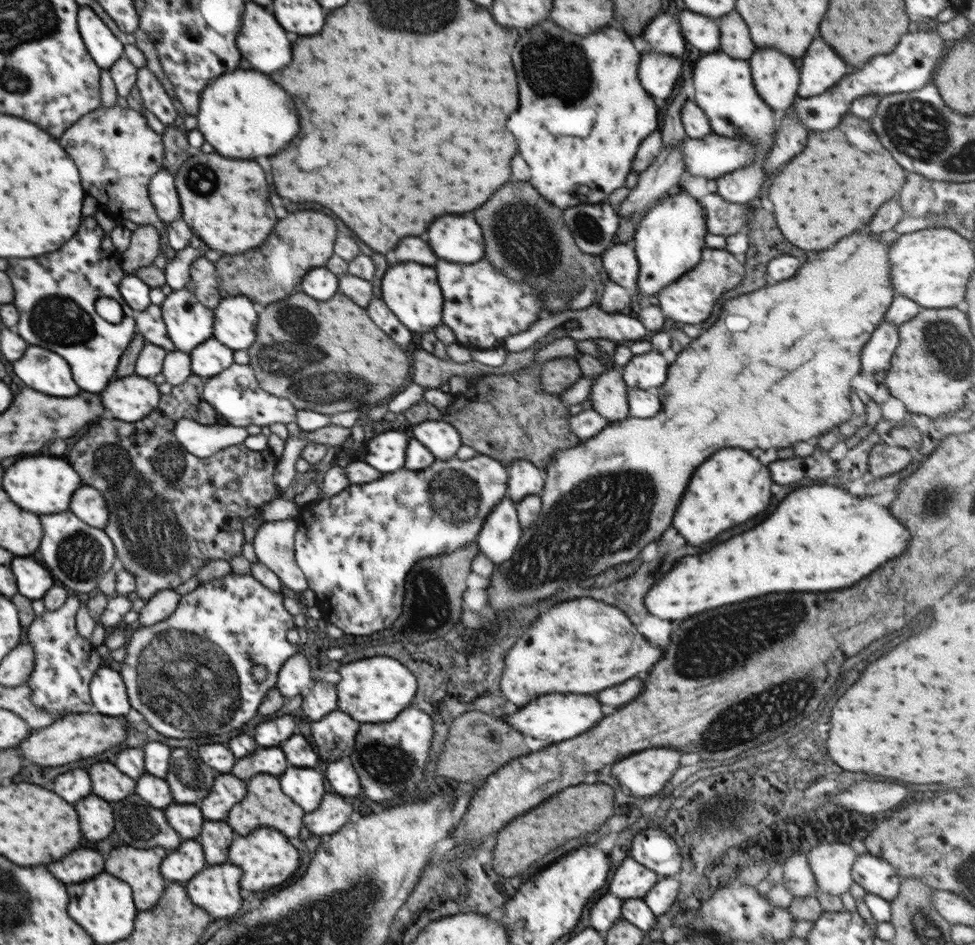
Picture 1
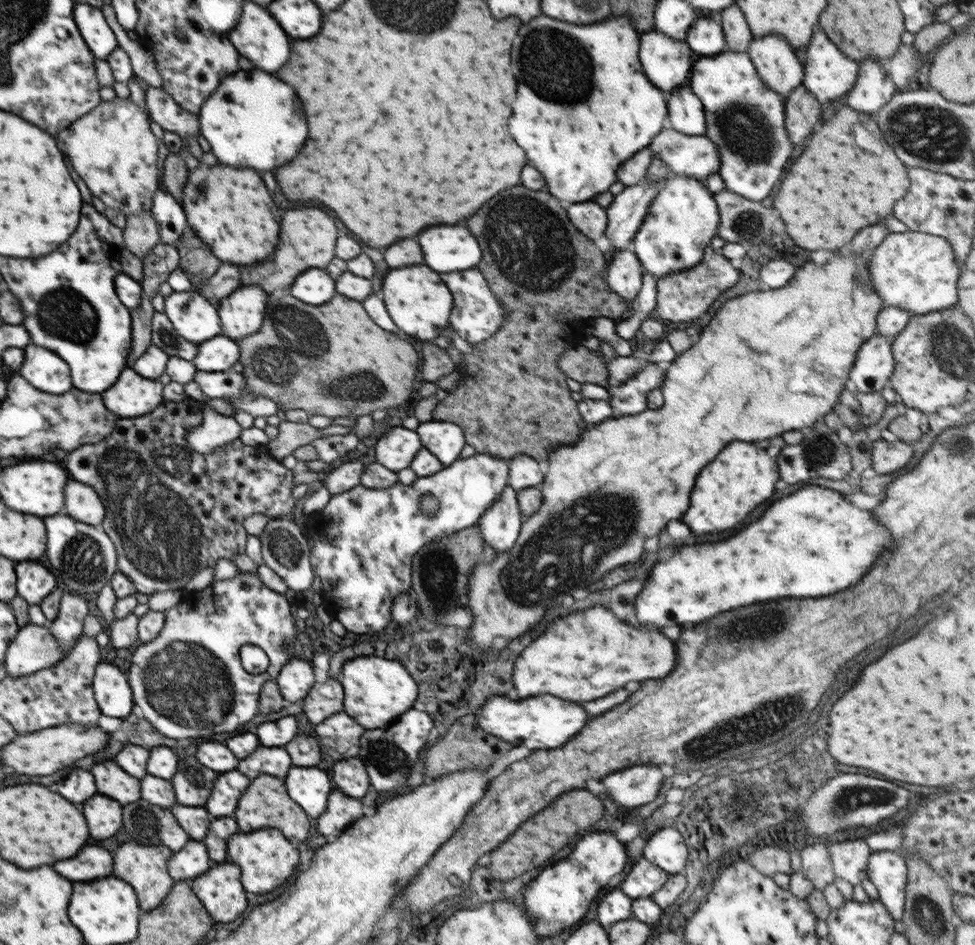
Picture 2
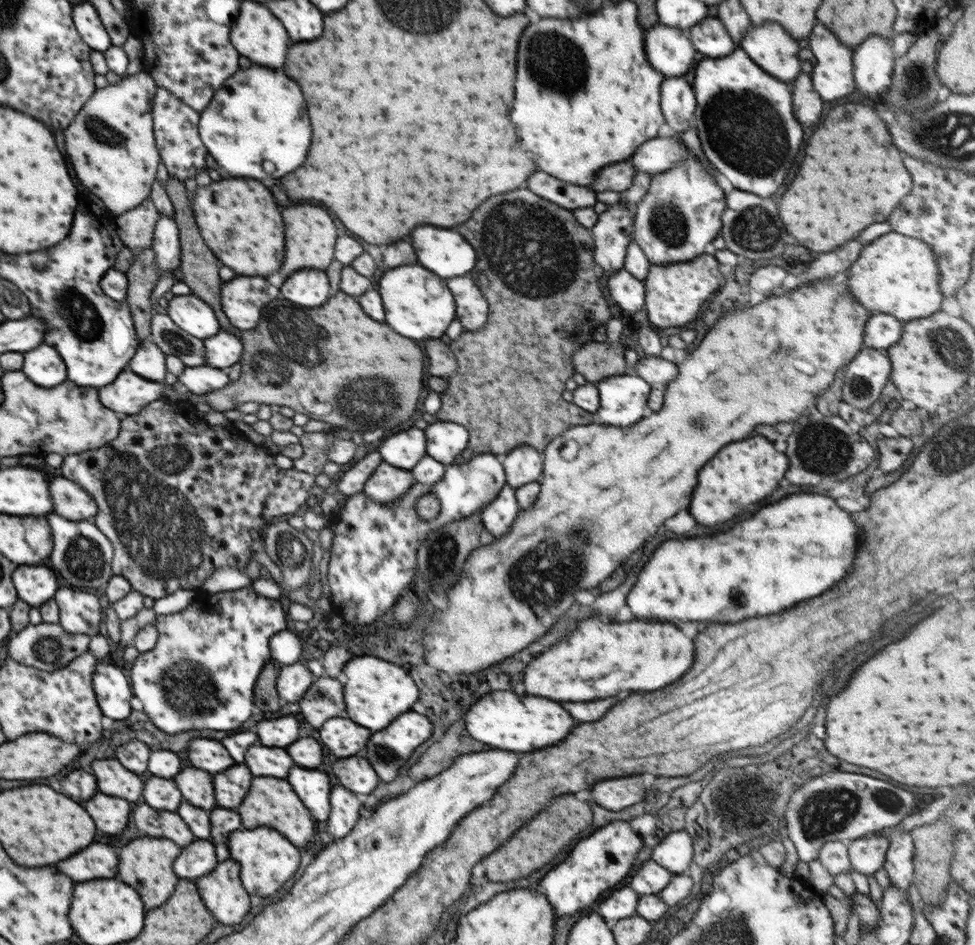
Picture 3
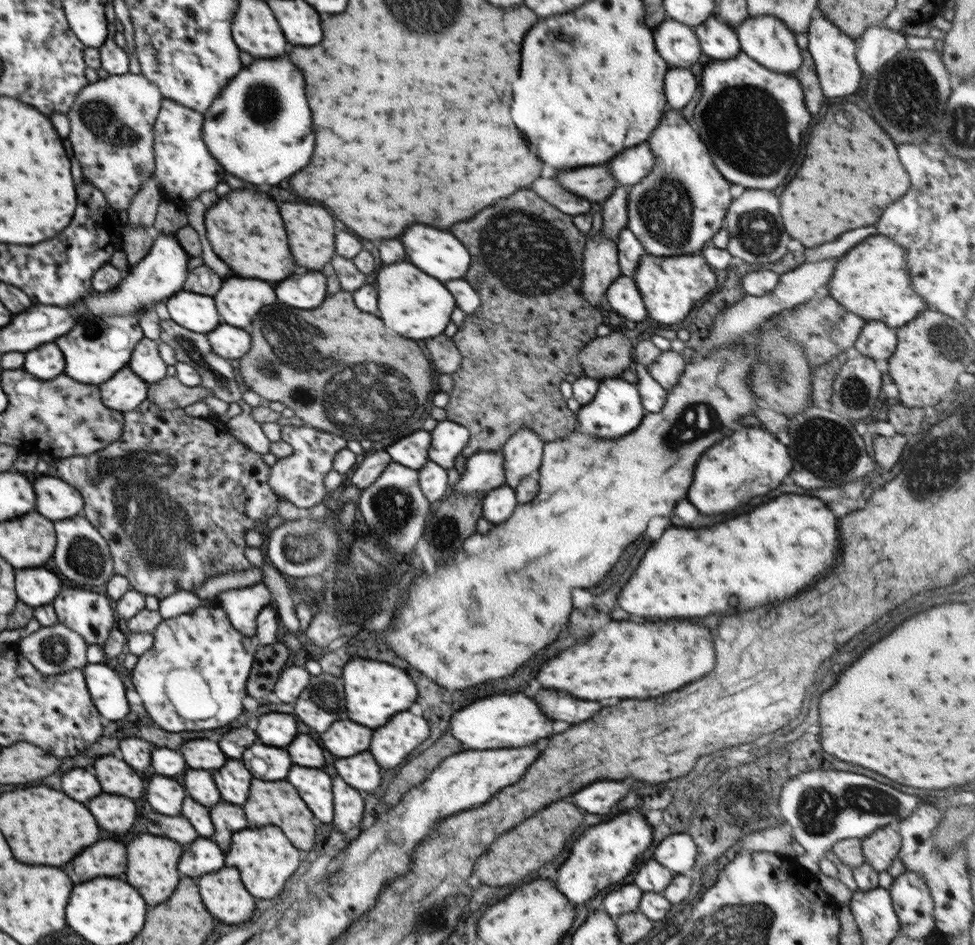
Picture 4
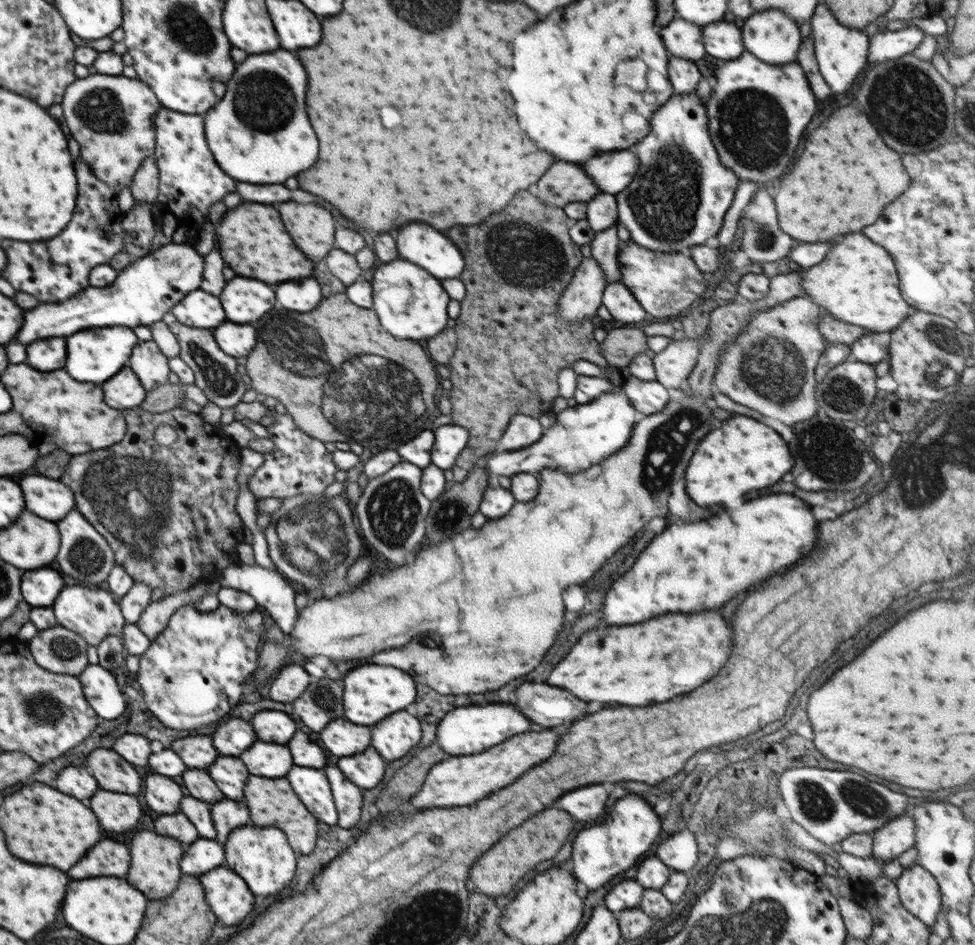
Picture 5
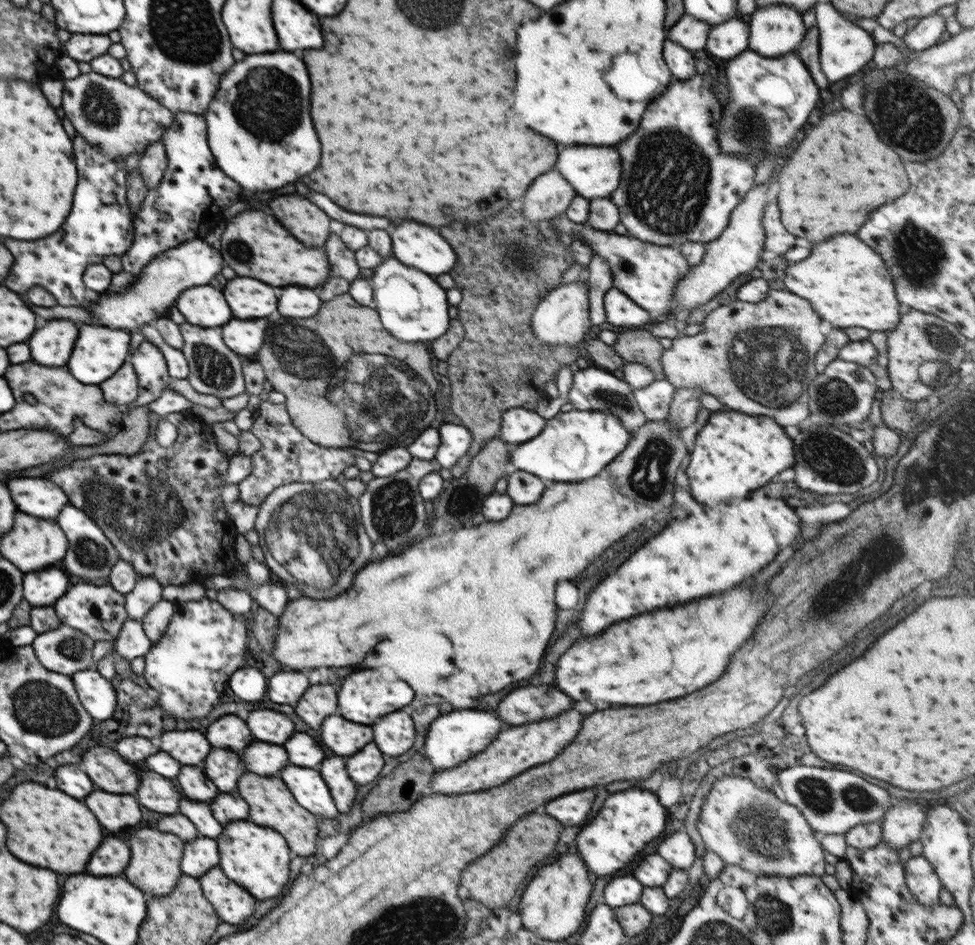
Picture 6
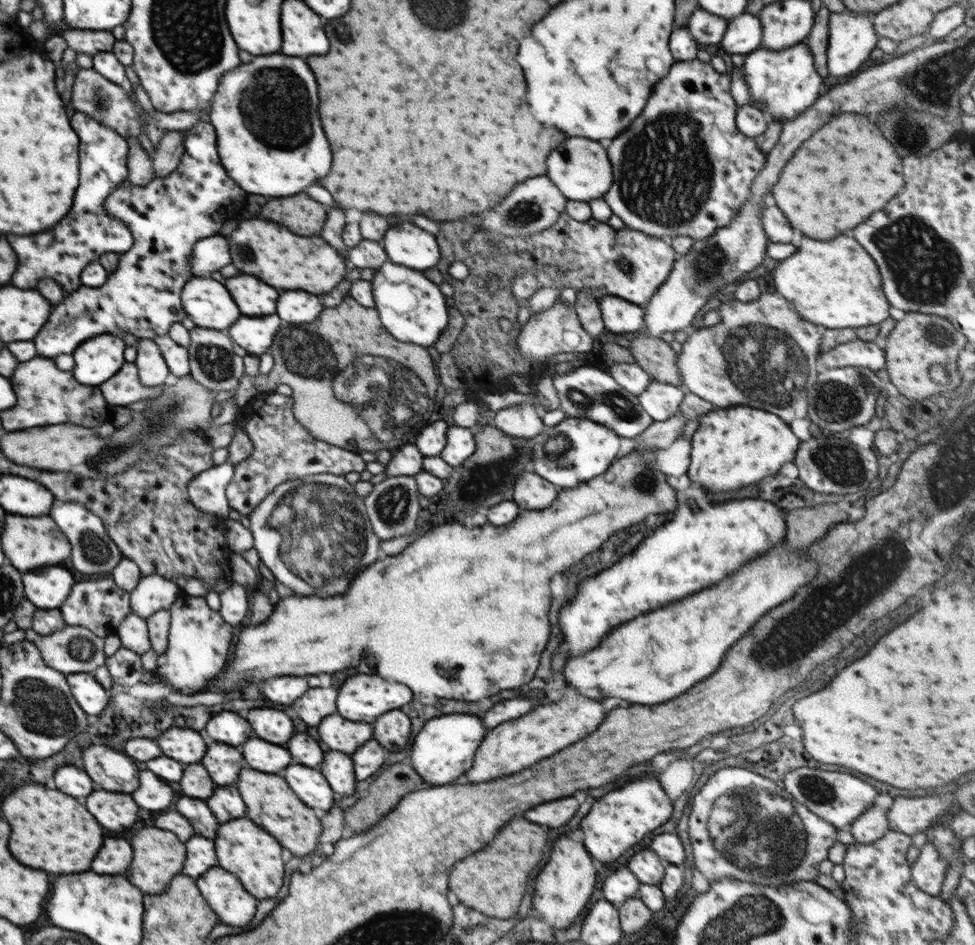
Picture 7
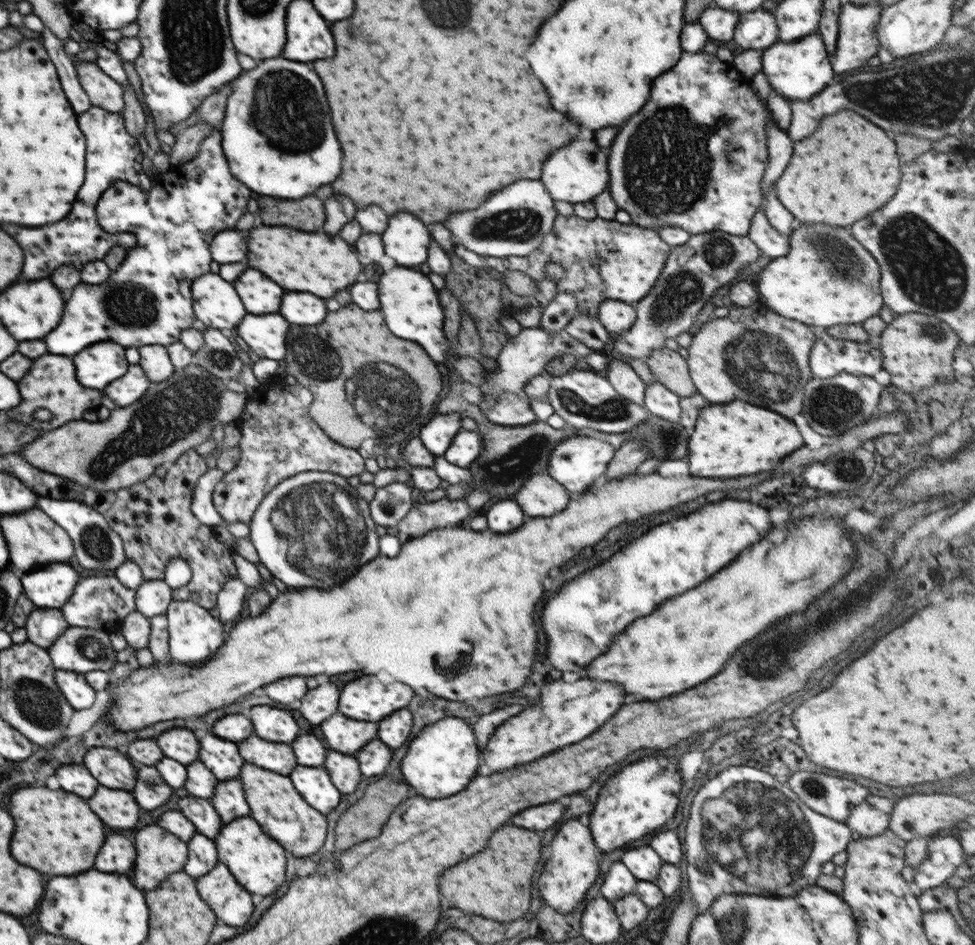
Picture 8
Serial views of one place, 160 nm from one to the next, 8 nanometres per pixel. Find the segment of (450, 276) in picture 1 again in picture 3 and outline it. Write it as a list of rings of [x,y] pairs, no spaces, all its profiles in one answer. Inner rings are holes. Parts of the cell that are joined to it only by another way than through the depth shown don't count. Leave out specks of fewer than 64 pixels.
[[[458,276],[446,282],[454,295],[456,319],[461,322],[463,330],[480,330],[487,323],[489,313],[489,301],[483,292],[468,276]]]

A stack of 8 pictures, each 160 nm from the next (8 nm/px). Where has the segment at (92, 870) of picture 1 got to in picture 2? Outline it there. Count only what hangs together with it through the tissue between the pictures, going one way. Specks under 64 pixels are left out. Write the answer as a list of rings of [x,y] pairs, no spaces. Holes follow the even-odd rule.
[[[84,846],[74,858],[60,860],[54,870],[68,880],[92,880],[112,874],[112,854],[106,848]]]

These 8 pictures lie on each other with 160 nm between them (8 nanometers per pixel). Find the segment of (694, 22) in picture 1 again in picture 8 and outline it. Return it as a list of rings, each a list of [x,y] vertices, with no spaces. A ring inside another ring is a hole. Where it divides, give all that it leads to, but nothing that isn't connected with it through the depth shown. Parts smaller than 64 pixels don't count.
[[[766,9],[739,15],[733,38],[745,50],[764,50],[779,40],[775,16]]]

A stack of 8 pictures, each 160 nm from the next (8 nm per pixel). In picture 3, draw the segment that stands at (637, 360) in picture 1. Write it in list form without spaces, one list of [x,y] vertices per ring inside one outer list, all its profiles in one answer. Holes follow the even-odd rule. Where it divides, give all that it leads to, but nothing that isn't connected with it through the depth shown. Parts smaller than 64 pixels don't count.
[[[624,374],[605,378],[596,384],[600,406],[596,416],[602,424],[633,426],[648,413],[650,384],[637,374]]]

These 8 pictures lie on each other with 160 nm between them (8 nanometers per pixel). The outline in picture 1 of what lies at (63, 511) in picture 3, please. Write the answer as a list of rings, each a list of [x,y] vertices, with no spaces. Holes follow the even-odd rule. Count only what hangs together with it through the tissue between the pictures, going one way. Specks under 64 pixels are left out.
[[[82,486],[76,490],[70,502],[70,511],[72,511],[82,522],[86,522],[94,528],[104,528],[110,512],[104,502],[104,496],[90,486]]]

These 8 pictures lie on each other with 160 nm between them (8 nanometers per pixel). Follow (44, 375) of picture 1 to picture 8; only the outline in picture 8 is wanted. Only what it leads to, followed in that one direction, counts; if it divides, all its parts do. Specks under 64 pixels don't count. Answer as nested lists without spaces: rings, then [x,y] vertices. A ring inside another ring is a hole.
[[[214,128],[210,136],[206,137],[202,143],[200,143],[200,149],[198,149],[198,155],[192,161],[184,163],[182,170],[182,186],[164,186],[162,192],[166,194],[150,194],[150,196],[144,196],[144,191],[139,187],[133,186],[128,182],[117,181],[111,188],[108,188],[103,194],[101,199],[97,202],[95,211],[97,212],[98,224],[106,232],[112,232],[116,234],[127,234],[134,233],[137,236],[136,246],[128,249],[126,253],[126,259],[120,264],[120,266],[115,270],[111,271],[110,276],[102,284],[86,284],[80,281],[74,290],[72,290],[72,296],[66,300],[66,306],[64,306],[64,318],[60,322],[58,328],[54,328],[52,334],[46,336],[46,344],[48,344],[48,352],[52,354],[66,354],[66,356],[74,356],[78,354],[80,350],[88,348],[90,344],[94,342],[102,342],[102,340],[112,340],[116,344],[120,344],[124,348],[130,348],[133,346],[139,346],[139,348],[147,346],[148,344],[158,344],[161,346],[168,346],[174,344],[179,340],[181,332],[192,327],[192,322],[196,320],[196,313],[193,309],[193,300],[191,293],[192,283],[203,274],[210,273],[210,264],[212,264],[212,254],[210,254],[210,243],[216,234],[222,231],[227,231],[234,229],[236,222],[240,220],[240,217],[246,213],[246,202],[250,198],[250,190],[236,180],[236,177],[230,172],[229,164],[225,158],[222,146],[221,146],[221,130]]]

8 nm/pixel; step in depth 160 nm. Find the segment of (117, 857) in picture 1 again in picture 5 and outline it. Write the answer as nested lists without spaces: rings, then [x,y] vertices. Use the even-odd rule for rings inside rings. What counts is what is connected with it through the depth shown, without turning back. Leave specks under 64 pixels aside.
[[[138,832],[130,844],[130,854],[132,854],[132,866],[130,872],[126,876],[126,880],[138,888],[144,896],[148,896],[150,900],[158,900],[158,898],[166,898],[170,896],[178,882],[182,871],[180,868],[180,858],[185,853],[184,844],[180,844],[174,838],[168,836],[160,836],[154,832]]]

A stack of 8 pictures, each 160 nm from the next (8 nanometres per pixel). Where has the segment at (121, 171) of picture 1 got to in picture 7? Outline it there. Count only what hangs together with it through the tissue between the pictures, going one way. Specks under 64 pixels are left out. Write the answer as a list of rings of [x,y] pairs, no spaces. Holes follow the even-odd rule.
[[[92,67],[89,69],[79,69],[71,95],[76,111],[88,114],[96,122],[112,128],[114,134],[126,140],[128,138],[138,138],[142,132],[146,132],[152,142],[158,142],[158,132],[166,134],[174,131],[188,131],[192,126],[196,126],[196,124],[202,121],[208,121],[207,118],[209,117],[210,108],[201,111],[171,112],[170,114],[155,110],[154,117],[152,117],[145,113],[142,108],[137,108],[136,102],[130,100],[129,94],[126,94],[121,86],[110,82],[110,80],[104,78],[102,74],[98,74]]]

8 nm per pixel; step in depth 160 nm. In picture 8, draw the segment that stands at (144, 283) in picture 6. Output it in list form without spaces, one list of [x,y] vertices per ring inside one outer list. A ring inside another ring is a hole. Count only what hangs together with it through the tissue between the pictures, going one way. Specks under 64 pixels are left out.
[[[234,228],[216,234],[210,243],[212,262],[218,264],[235,264],[246,262],[248,252],[248,234]]]

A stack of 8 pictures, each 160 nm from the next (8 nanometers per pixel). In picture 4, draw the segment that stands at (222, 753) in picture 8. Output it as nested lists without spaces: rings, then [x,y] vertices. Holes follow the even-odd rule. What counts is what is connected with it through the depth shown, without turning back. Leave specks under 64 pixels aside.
[[[228,760],[224,768],[216,770],[212,776],[222,794],[222,800],[230,804],[238,804],[238,806],[246,802],[248,792],[250,792],[252,774],[246,770],[246,766],[240,760]]]

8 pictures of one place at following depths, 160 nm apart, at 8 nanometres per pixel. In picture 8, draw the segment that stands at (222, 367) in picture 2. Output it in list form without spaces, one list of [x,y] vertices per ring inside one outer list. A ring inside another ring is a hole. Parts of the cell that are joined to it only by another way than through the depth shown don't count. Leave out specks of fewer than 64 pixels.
[[[248,314],[236,330],[239,341],[257,358],[283,360],[287,351],[288,328],[290,324],[280,314]]]

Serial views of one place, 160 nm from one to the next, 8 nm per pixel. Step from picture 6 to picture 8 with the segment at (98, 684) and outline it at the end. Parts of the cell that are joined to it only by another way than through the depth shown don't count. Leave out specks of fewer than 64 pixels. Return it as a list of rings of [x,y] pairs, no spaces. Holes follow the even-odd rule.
[[[55,669],[56,684],[74,710],[90,708],[94,704],[94,688],[88,684],[85,675]]]

